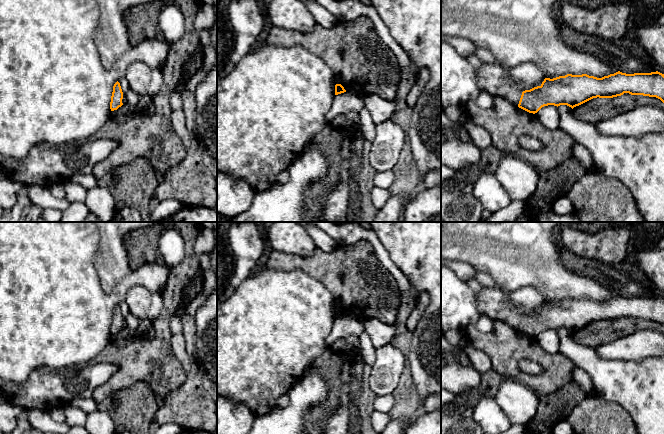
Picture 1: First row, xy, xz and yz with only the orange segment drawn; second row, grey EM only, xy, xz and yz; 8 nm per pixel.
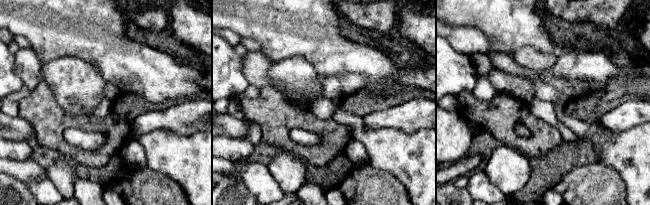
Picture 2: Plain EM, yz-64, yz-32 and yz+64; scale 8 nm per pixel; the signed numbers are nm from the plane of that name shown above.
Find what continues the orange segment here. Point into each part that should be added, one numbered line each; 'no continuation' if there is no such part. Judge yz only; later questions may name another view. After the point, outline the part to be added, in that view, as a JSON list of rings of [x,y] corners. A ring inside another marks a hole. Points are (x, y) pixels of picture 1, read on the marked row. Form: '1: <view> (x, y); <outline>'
1: yz (492, 79); [[[487,63],[475,69],[475,79],[480,92],[505,98],[518,106],[522,92],[508,84],[506,71],[502,67]]]

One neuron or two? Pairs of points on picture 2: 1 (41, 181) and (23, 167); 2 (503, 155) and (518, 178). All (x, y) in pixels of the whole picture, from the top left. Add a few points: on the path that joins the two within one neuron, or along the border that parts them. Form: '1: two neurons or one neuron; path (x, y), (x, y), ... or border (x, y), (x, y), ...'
1: one neuron; path (37, 180), (27, 171)
2: one neuron; path (505, 161), (506, 166), (512, 172)

